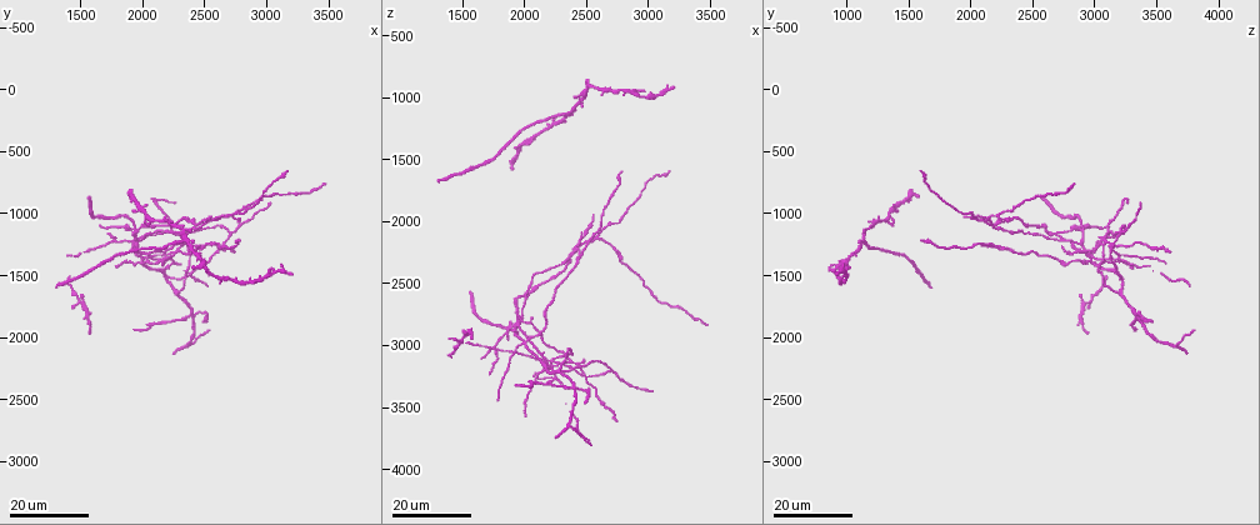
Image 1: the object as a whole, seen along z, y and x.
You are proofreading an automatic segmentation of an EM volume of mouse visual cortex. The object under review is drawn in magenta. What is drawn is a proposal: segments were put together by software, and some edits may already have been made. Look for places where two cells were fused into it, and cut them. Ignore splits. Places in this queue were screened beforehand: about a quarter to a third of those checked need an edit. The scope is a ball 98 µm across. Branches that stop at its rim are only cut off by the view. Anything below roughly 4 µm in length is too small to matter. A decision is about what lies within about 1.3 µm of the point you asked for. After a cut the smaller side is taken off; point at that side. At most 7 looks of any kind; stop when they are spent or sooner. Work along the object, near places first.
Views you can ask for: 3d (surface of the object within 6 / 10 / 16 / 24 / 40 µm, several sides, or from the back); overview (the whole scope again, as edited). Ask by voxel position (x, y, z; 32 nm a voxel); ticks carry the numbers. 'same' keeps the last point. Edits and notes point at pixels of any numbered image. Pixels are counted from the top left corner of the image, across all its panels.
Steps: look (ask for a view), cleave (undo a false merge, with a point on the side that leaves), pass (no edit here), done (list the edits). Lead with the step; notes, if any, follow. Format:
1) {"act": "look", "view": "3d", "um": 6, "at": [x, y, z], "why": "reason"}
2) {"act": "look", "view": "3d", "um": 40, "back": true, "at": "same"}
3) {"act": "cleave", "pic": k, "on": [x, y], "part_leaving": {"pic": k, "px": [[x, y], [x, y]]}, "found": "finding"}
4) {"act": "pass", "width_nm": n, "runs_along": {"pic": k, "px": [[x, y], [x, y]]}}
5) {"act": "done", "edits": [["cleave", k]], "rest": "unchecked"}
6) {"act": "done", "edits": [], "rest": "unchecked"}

{"act": "look", "view": "3d", "um": 24, "at": [2400, 1820, 3340], "why": "four or more arms meet"}

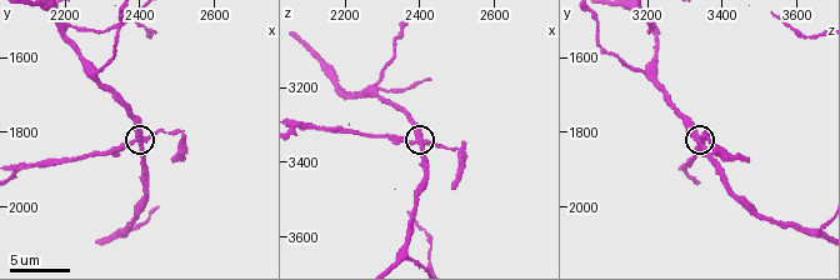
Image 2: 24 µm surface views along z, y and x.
{"act": "look", "view": "3d", "um": 6, "at": [2390, 1830, 3340]}

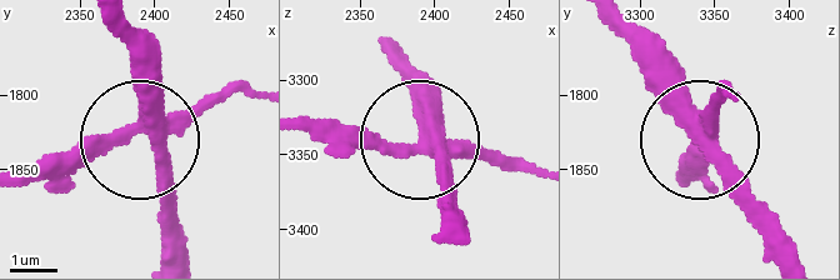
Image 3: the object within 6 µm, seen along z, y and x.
{"act": "look", "view": "3d", "um": 6, "back": true, "at": [2390, 1824, 3346]}

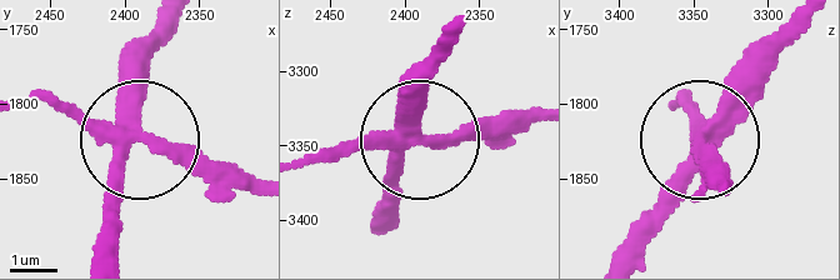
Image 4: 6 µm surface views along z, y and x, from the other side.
{"act": "cleave", "pic": 4, "on": [56, 104], "arms": 4, "part_leaving": {"pic": 4, "px": [[123, 136], [250, 173]]}, "found": "a second cell is stuck on"}

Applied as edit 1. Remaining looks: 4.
{"act": "look", "view": "3d", "um": 24, "at": [1940, 1180, 2680], "why": "side arm on a straight run"}

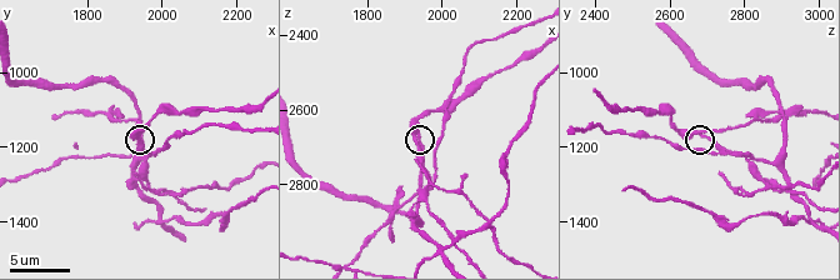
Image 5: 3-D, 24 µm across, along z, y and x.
{"act": "look", "view": "3d", "um": 10, "at": [1940, 1160, 2680], "why": "closer look"}

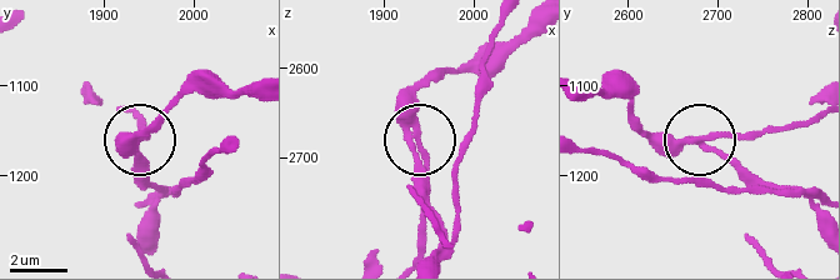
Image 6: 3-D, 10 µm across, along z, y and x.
{"act": "look", "view": "3d", "um": 10, "back": true, "at": [1935, 1160, 2690]}

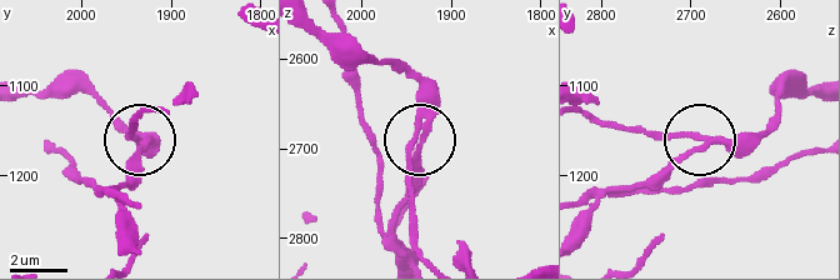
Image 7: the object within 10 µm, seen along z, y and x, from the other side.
{"act": "cleave", "pic": 7, "on": [416, 73], "arms": 3, "part_leaving": {"pic": 7, "px": [[726, 145], [758, 133], [781, 95], [818, 95]]}, "found": "a second cell is stuck on"}

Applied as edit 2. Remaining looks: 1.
{"act": "done", "edits": [["cleave", 4], ["cleave", 7]], "rest": "unchecked"}

